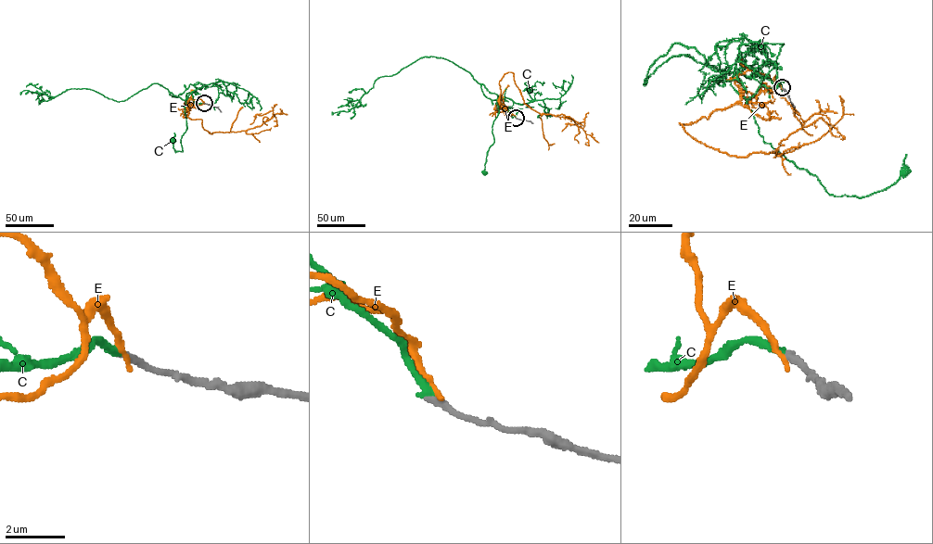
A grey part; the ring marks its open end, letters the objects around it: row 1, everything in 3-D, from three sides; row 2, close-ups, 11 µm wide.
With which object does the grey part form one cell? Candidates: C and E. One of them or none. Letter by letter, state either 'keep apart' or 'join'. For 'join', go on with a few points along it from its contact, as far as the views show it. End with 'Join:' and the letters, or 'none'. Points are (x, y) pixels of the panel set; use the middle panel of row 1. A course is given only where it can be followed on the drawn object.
C: join; it runs (516, 118), (498, 99), (497, 94), (499, 112), (492, 128), (493, 143), (487, 152), (483, 172)
E: keep apart
Join: C

